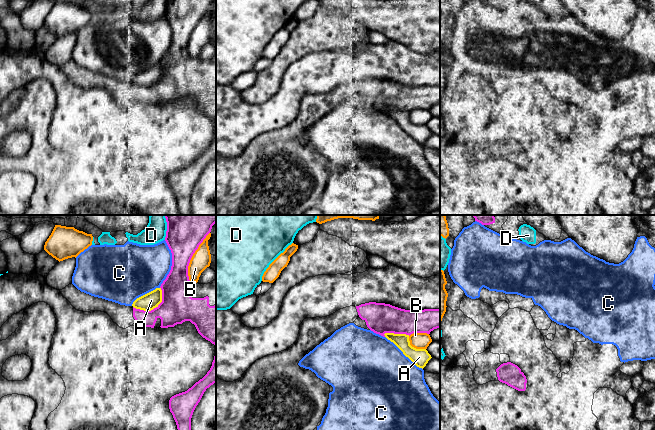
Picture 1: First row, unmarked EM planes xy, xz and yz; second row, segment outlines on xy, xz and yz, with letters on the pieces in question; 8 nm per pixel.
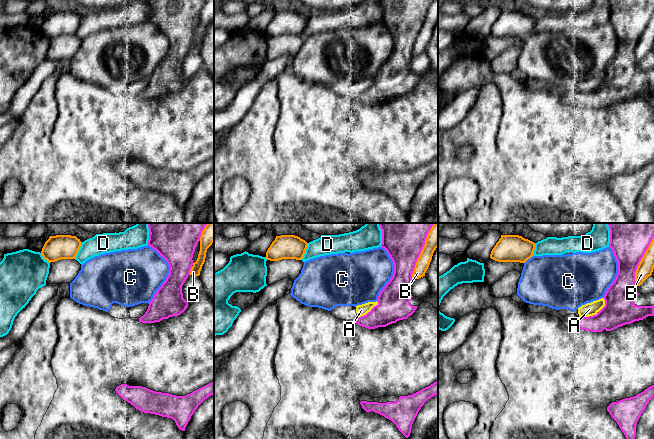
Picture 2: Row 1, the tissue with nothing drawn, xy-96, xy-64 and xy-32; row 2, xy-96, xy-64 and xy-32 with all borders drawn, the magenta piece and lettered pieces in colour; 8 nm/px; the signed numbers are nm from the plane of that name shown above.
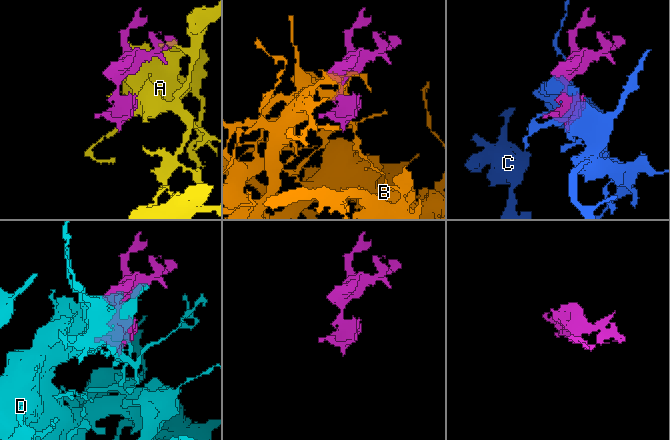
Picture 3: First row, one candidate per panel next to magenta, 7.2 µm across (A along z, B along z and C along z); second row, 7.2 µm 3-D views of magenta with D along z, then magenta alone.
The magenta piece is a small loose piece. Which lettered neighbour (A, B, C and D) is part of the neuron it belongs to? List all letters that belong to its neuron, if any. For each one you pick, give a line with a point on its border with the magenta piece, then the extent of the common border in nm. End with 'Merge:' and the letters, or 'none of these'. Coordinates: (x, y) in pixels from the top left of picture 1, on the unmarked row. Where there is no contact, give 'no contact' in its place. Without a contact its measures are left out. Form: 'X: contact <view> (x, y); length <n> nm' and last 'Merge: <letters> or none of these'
Merge: none of these

